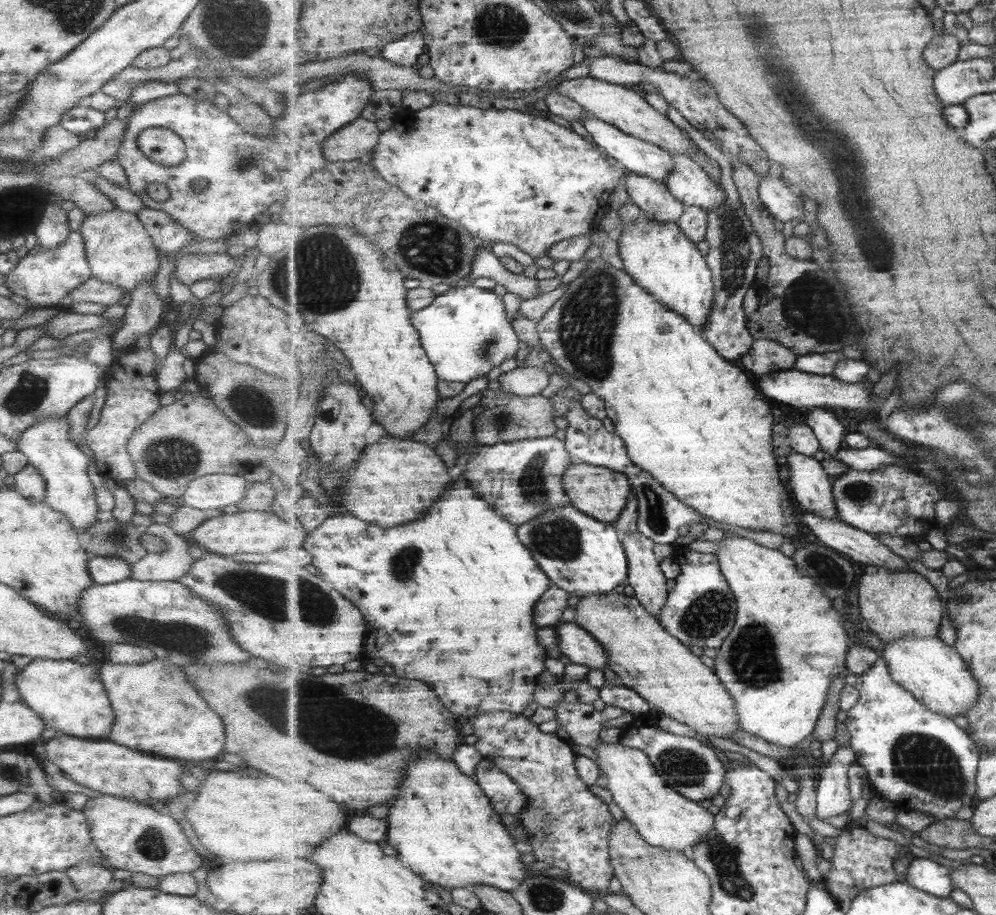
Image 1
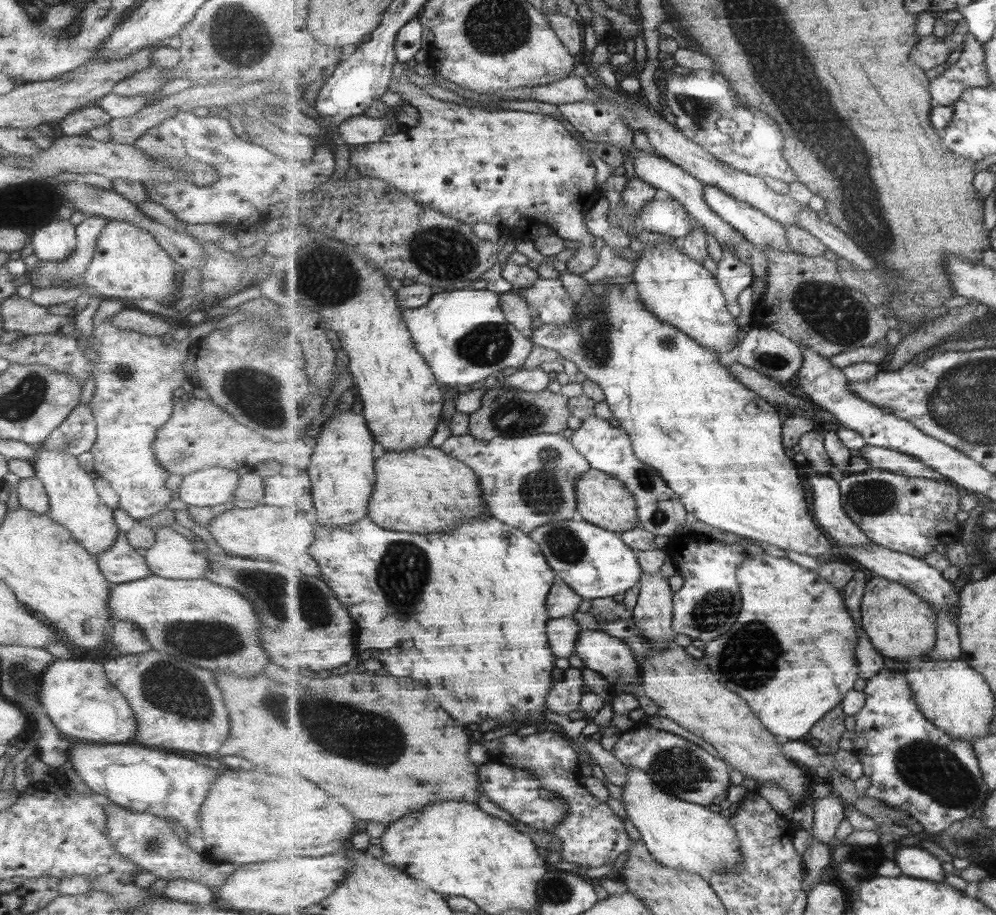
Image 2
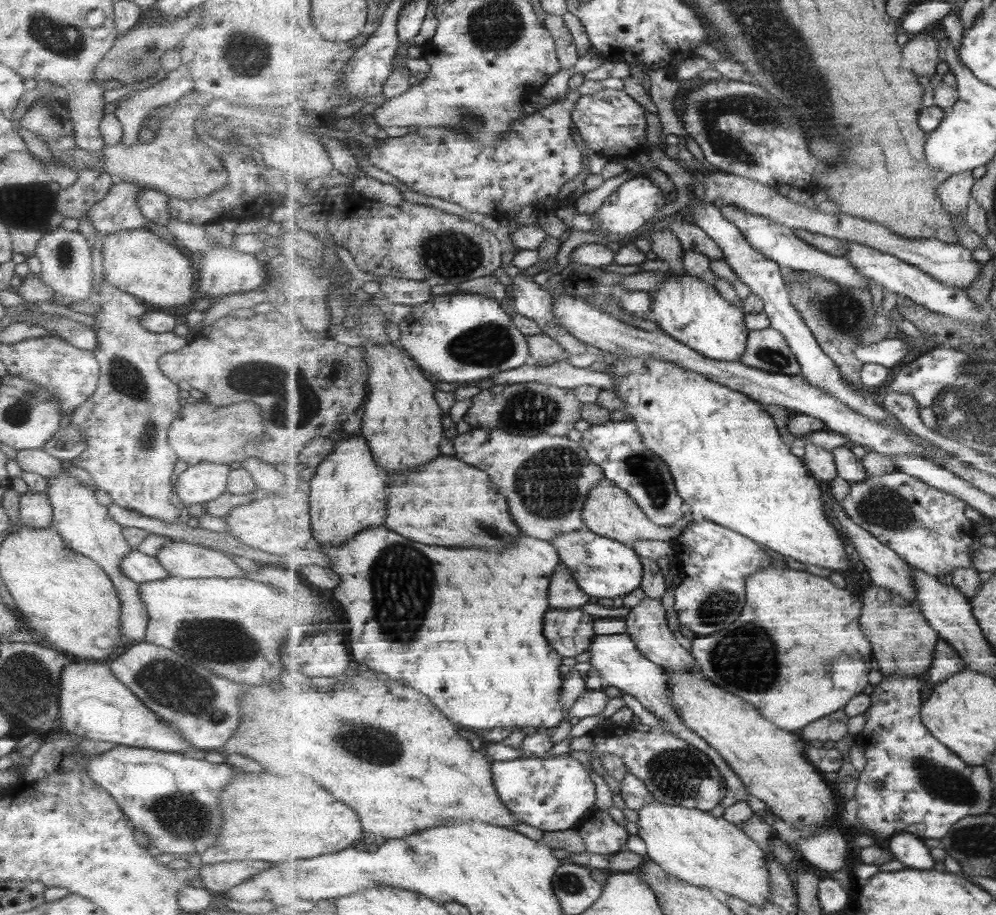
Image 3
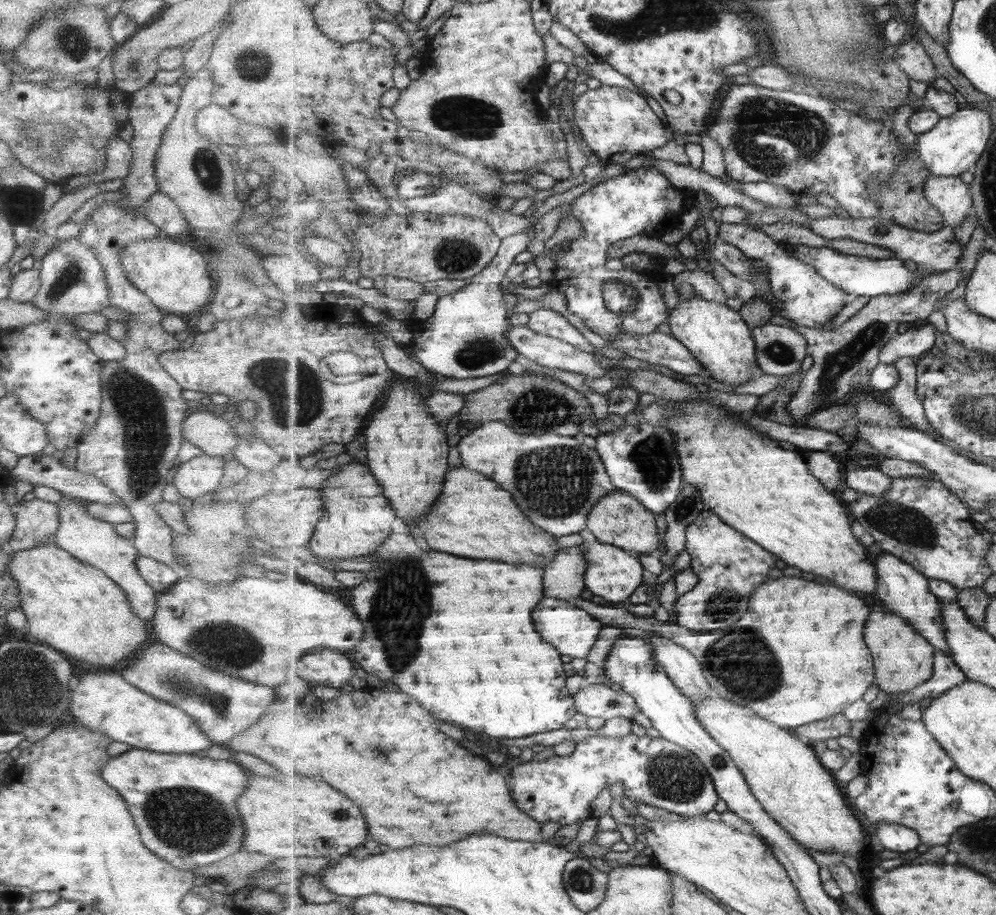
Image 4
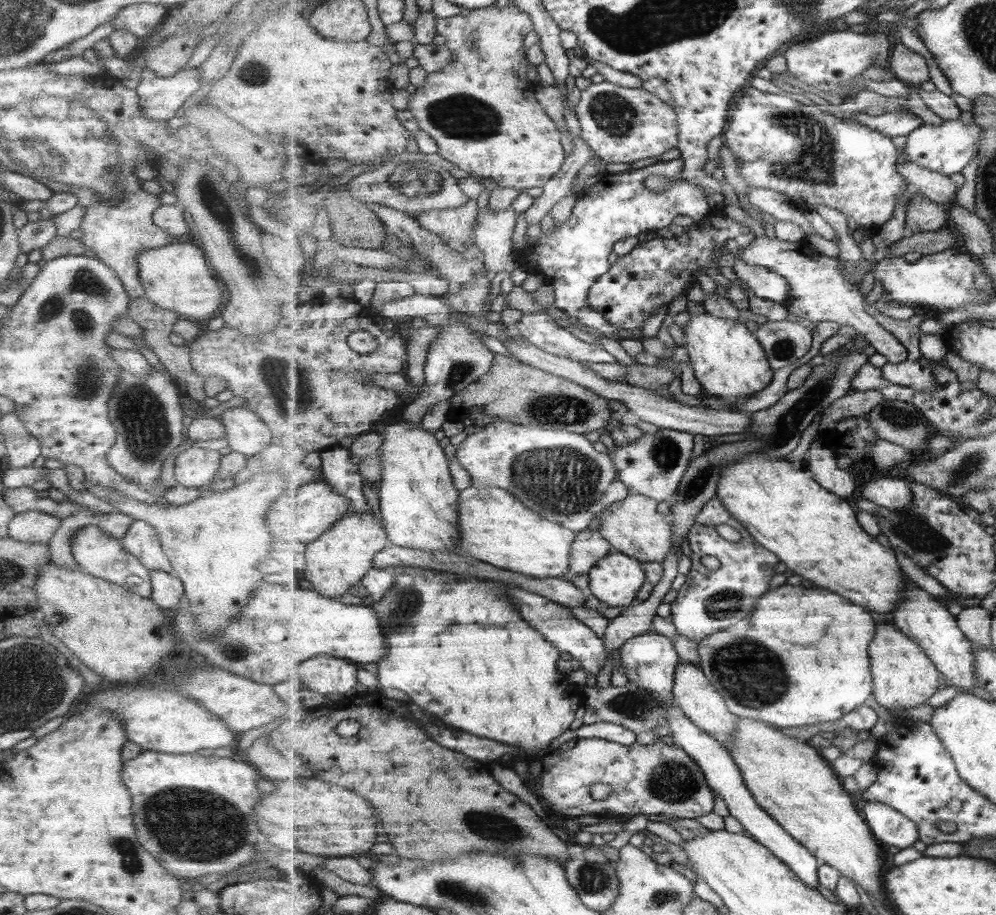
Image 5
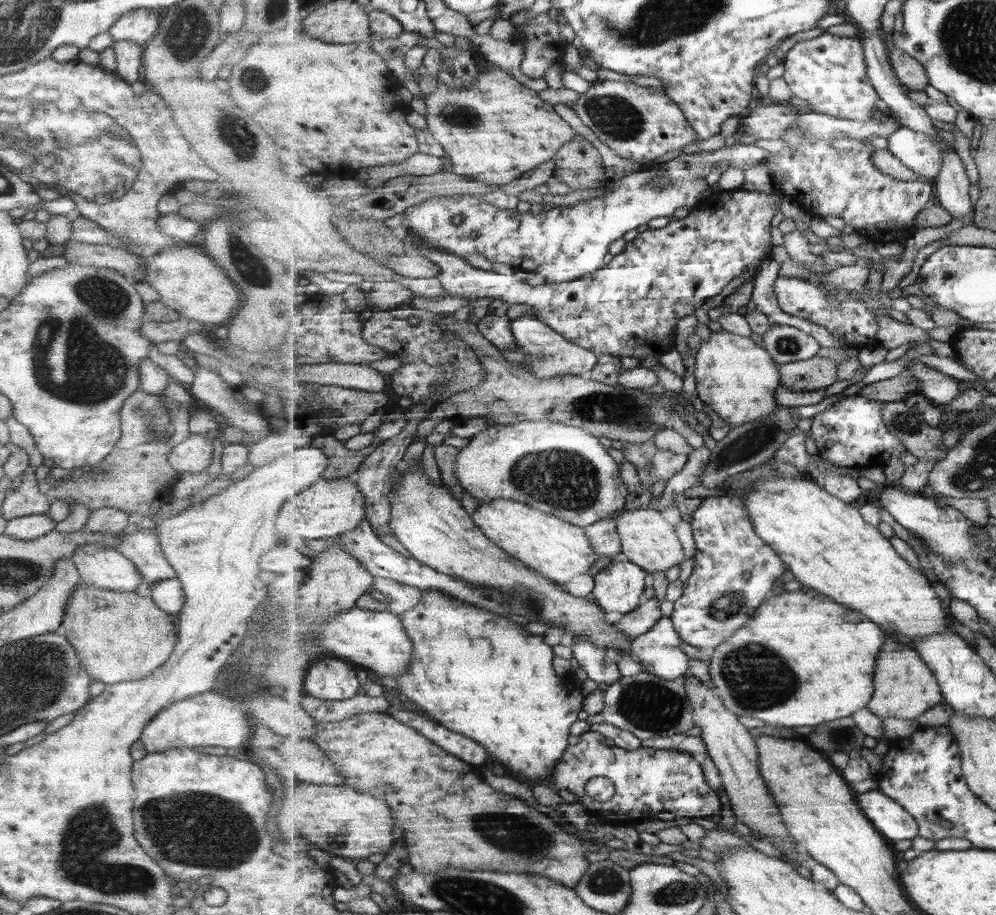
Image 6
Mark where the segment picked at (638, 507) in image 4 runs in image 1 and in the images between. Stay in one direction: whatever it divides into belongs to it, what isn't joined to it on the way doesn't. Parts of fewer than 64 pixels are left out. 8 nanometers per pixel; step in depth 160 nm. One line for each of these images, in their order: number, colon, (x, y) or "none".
1: (600, 492)
2: (603, 500)
3: (609, 511)

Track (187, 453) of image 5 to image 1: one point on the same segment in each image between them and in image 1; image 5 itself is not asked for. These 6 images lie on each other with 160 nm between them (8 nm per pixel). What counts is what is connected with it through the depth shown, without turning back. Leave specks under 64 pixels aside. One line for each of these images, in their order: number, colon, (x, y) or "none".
1: (210, 491)
2: (210, 486)
3: (197, 484)
4: (200, 475)

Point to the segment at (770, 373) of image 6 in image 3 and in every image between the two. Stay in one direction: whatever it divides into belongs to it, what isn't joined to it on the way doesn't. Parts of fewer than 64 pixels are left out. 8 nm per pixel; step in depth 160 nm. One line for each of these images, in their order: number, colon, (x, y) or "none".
3: (687, 308)
4: (719, 337)
5: (728, 360)

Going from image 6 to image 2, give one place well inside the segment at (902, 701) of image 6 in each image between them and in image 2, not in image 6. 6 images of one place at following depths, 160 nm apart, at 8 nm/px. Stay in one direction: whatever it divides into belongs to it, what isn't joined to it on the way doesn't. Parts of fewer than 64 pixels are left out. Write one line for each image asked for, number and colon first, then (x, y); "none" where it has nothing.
2: (900, 624)
3: (904, 642)
4: (904, 660)
5: (905, 677)

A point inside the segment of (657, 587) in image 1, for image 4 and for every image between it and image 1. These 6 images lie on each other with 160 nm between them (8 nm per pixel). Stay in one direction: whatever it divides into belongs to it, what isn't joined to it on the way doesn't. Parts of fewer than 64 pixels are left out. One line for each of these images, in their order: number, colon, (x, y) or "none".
2: (653, 612)
3: (647, 626)
4: (686, 670)

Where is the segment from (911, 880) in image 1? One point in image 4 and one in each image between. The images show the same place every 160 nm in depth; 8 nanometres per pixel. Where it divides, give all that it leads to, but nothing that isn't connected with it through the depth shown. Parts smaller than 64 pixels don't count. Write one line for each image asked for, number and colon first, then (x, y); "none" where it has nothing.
2: (913, 860)
3: (907, 847)
4: (896, 837)

